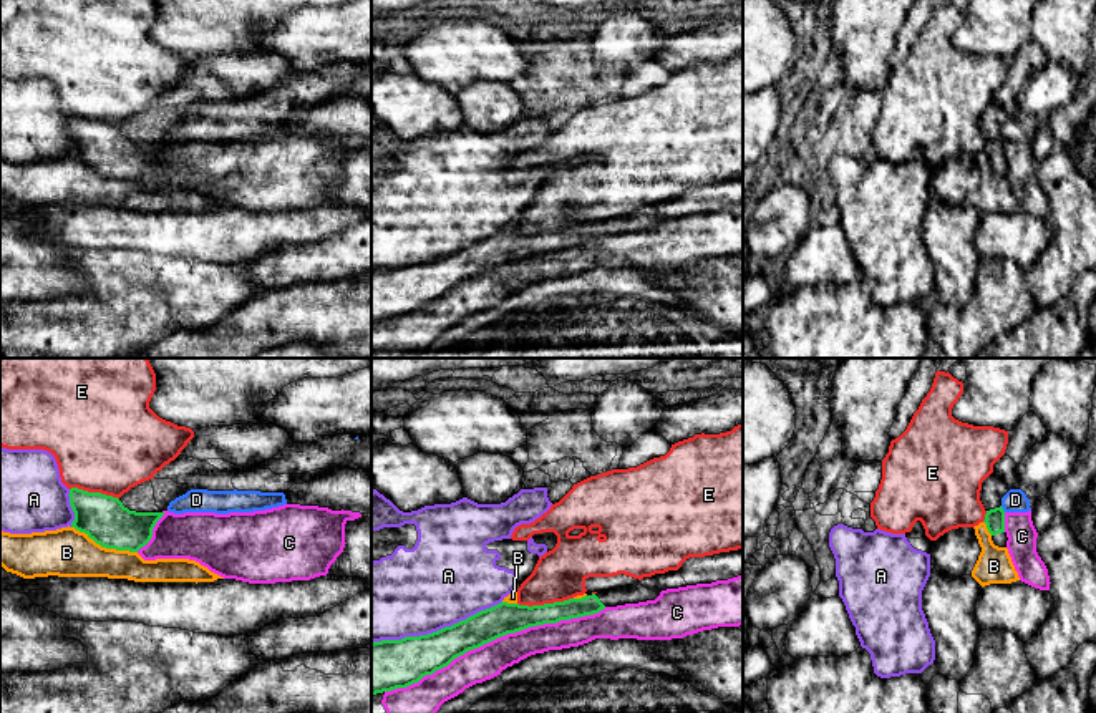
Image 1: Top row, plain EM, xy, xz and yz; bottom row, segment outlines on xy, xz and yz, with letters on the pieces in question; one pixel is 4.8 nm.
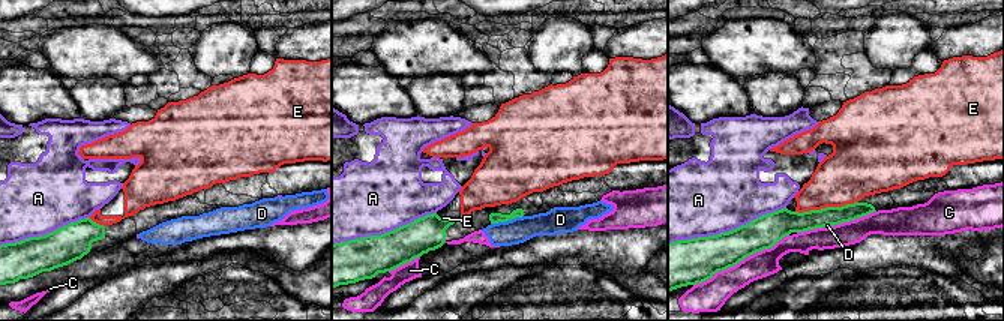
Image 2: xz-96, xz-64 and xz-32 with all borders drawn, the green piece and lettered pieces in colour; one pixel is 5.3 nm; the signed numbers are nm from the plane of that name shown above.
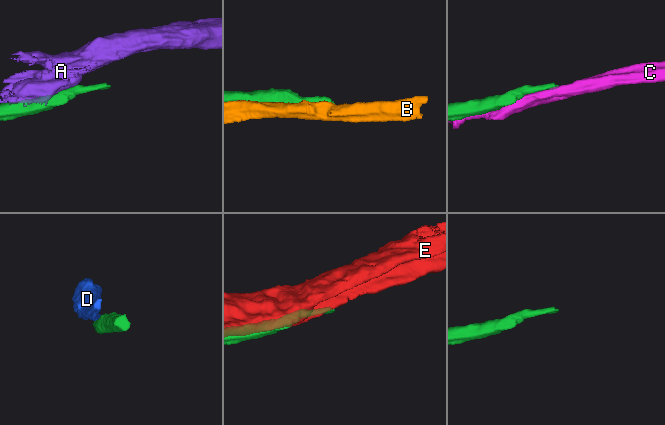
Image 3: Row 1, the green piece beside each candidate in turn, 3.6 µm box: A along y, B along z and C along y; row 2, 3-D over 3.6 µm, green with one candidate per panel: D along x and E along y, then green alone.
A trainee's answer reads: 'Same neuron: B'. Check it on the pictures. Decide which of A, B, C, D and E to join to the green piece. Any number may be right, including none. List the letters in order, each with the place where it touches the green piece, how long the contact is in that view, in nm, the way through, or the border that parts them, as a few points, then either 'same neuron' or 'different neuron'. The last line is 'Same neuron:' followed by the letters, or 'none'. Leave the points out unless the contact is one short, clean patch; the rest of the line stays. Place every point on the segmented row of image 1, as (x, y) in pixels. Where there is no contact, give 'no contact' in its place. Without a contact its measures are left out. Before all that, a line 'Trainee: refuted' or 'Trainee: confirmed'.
Trainee: refuted
A: meets green in xz at (438, 630); contact 650 nm long; different neuron
B: meets green in xy at (105, 546); contact 340 nm long; different neuron
C: meets green in xz at (494, 639); contact 1150 nm long; different neuron
D: meets green in yz at (1002, 509); contact 40 nm long; border along yz (1000, 506), (1005, 511); different neuron
E: meets green in xz at (544, 604); contact 280 nm long; different neuron
Same neuron: none

